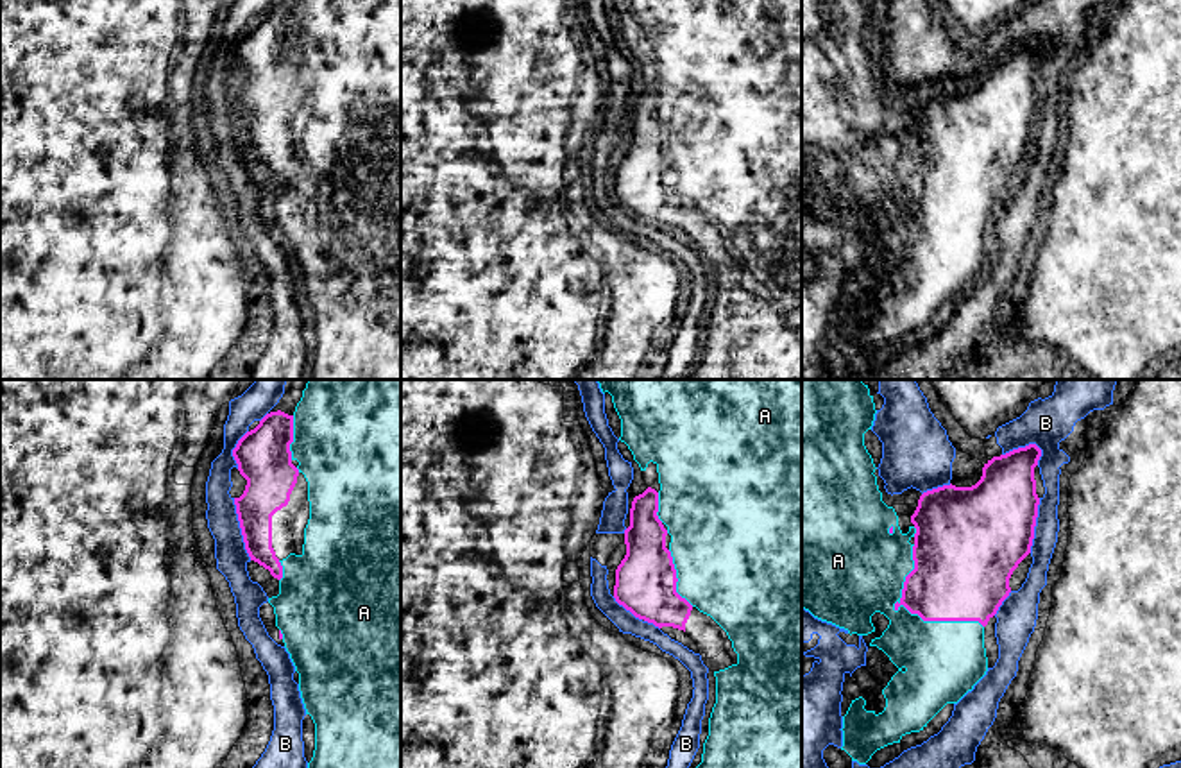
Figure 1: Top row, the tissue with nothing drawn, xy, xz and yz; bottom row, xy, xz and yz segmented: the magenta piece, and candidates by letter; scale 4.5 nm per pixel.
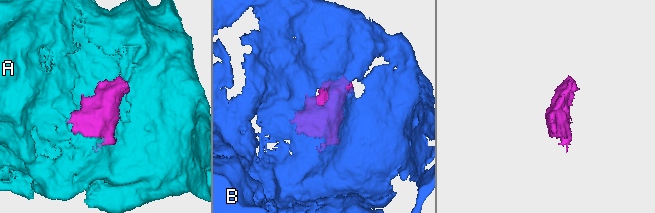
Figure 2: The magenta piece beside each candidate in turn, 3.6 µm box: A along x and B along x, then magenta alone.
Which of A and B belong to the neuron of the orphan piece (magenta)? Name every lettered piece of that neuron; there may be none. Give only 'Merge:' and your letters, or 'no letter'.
Merge: A

